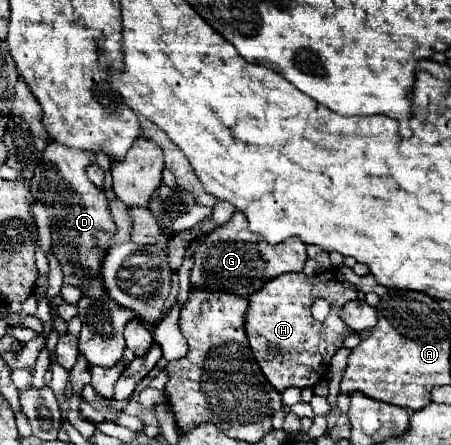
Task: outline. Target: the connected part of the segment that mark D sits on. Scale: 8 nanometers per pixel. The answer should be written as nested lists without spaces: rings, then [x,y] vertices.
[[[48,141],[42,153],[42,163],[34,169],[30,187],[34,199],[42,203],[50,215],[52,249],[62,263],[64,283],[78,287],[82,295],[106,297],[106,293],[102,291],[102,279],[98,279],[98,267],[102,255],[110,247],[110,239],[114,235],[114,221],[110,219],[108,199],[104,191],[94,187],[94,183],[90,183],[86,175],[86,165],[90,165],[92,161],[92,151],[70,149],[62,143]]]

